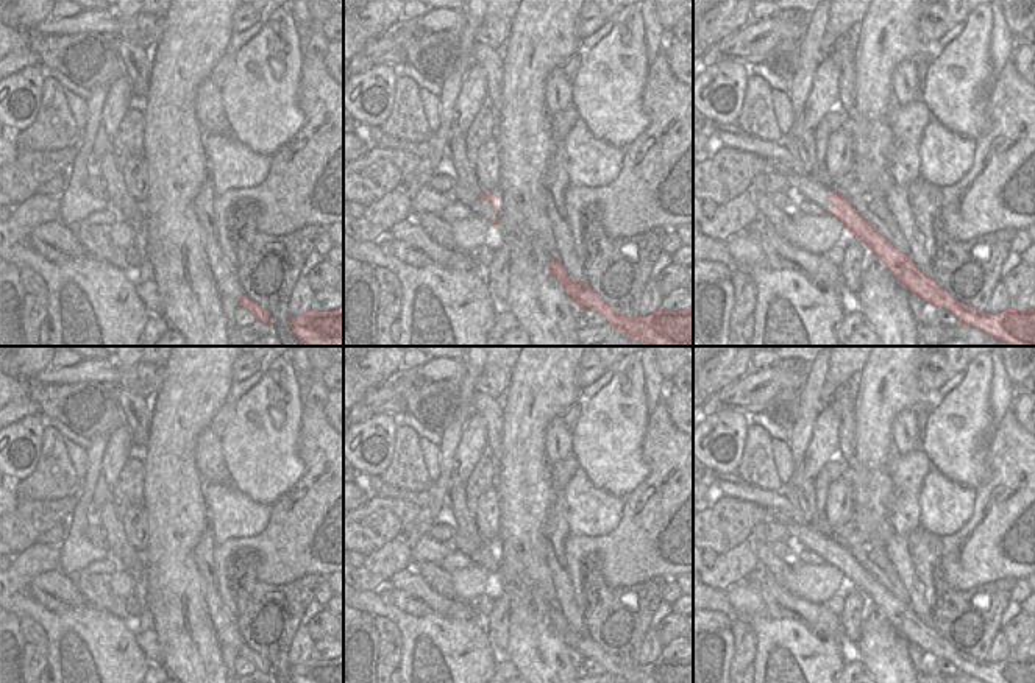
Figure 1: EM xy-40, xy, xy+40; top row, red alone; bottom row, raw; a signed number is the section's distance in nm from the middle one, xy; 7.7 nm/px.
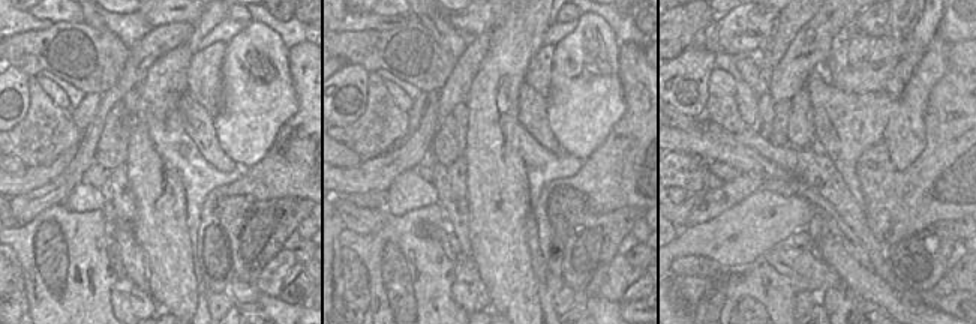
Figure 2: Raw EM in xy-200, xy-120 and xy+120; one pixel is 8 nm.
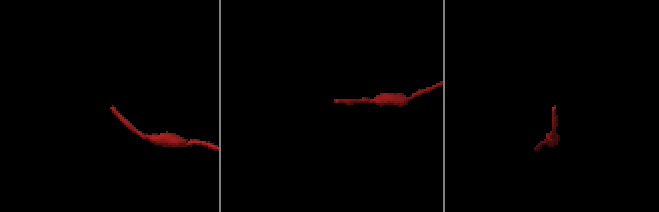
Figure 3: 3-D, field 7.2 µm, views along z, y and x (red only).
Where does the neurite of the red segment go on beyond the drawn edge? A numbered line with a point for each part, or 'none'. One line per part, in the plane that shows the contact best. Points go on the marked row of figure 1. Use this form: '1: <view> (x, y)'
1: xy (484, 209)

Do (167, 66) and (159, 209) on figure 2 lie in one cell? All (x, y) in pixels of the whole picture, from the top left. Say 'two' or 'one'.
one

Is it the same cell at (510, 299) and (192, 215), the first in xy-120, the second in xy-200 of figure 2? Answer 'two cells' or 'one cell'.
two cells

